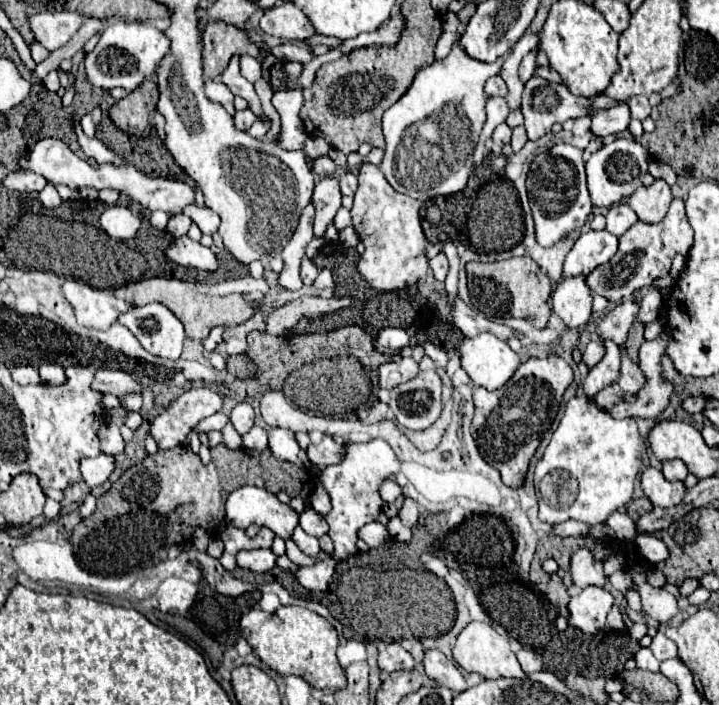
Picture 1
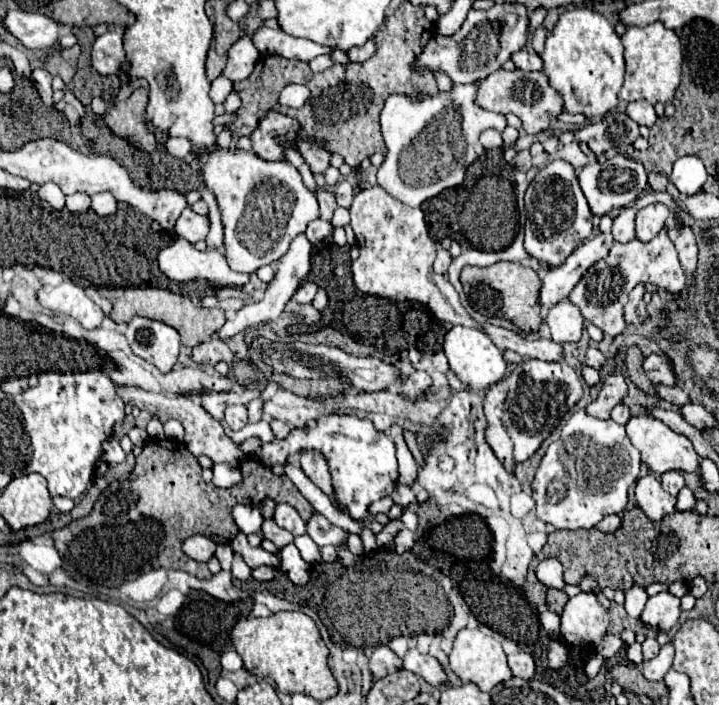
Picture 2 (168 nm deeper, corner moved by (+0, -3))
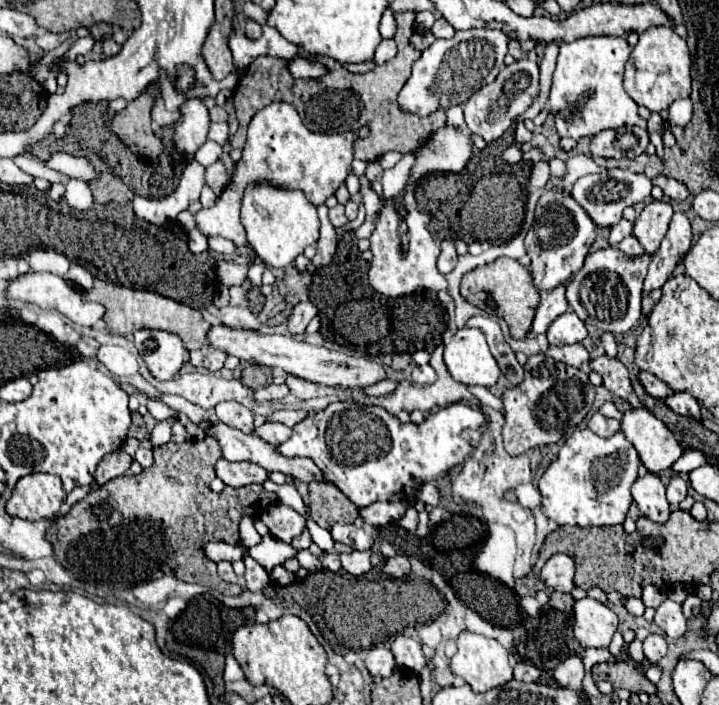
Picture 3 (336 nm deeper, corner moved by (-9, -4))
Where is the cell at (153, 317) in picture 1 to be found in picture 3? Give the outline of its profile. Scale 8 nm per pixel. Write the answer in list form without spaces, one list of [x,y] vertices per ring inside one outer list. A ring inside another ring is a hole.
[[[140,329],[134,333],[134,345],[144,359],[148,371],[158,381],[166,381],[178,375],[184,365],[184,345],[178,335],[168,331]]]

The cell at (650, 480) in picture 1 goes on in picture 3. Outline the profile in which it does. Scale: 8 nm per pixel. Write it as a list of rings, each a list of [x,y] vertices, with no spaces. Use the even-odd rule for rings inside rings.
[[[648,473],[646,477],[640,477],[632,485],[632,497],[638,503],[638,509],[652,521],[656,523],[666,523],[670,515],[670,505],[666,501],[666,487],[662,481],[654,475]]]

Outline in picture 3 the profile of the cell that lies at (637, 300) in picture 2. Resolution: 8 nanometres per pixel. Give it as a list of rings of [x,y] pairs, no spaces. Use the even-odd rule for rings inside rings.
[[[676,213],[670,221],[670,229],[664,235],[660,249],[654,253],[652,263],[648,265],[648,275],[644,279],[644,289],[658,289],[662,287],[668,277],[674,273],[680,259],[688,253],[692,245],[692,229],[690,221],[684,213]]]

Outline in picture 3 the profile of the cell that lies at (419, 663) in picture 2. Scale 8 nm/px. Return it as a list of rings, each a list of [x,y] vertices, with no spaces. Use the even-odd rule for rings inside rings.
[[[396,635],[392,639],[390,651],[392,651],[398,665],[402,665],[414,673],[418,673],[426,663],[424,655],[422,655],[422,645],[408,635]]]

